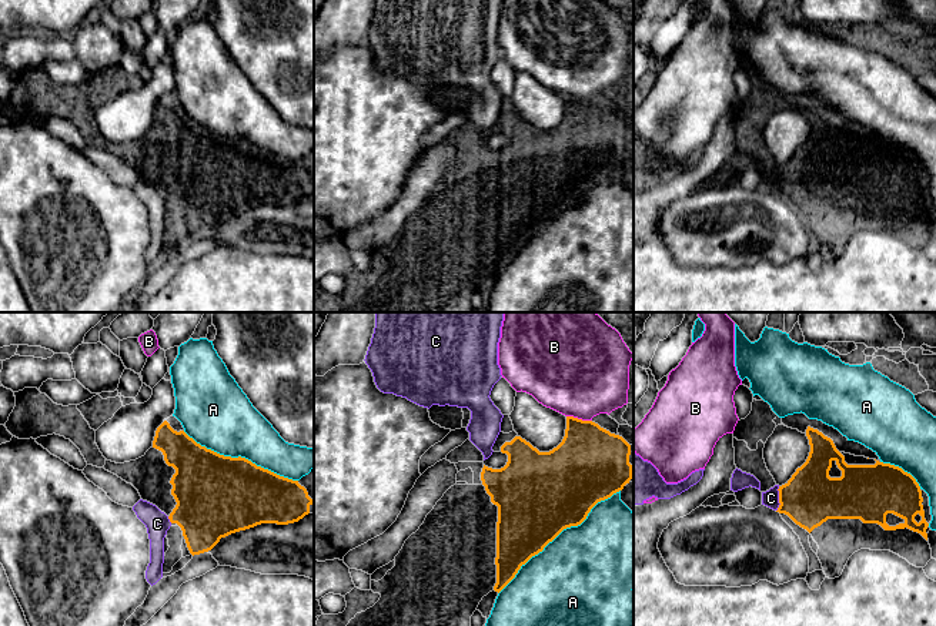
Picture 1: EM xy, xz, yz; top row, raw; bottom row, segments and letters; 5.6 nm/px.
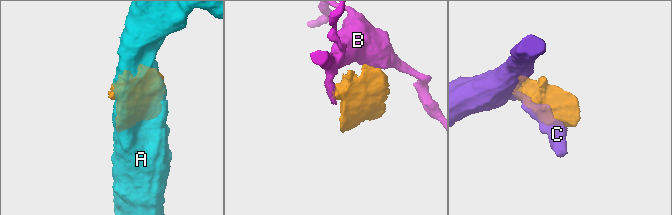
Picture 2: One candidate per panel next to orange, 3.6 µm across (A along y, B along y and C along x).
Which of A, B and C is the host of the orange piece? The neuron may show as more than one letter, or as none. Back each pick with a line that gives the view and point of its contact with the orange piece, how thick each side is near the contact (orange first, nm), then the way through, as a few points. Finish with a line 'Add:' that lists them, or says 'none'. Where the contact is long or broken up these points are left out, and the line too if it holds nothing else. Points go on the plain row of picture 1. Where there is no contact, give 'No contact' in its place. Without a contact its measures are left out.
Add: none

